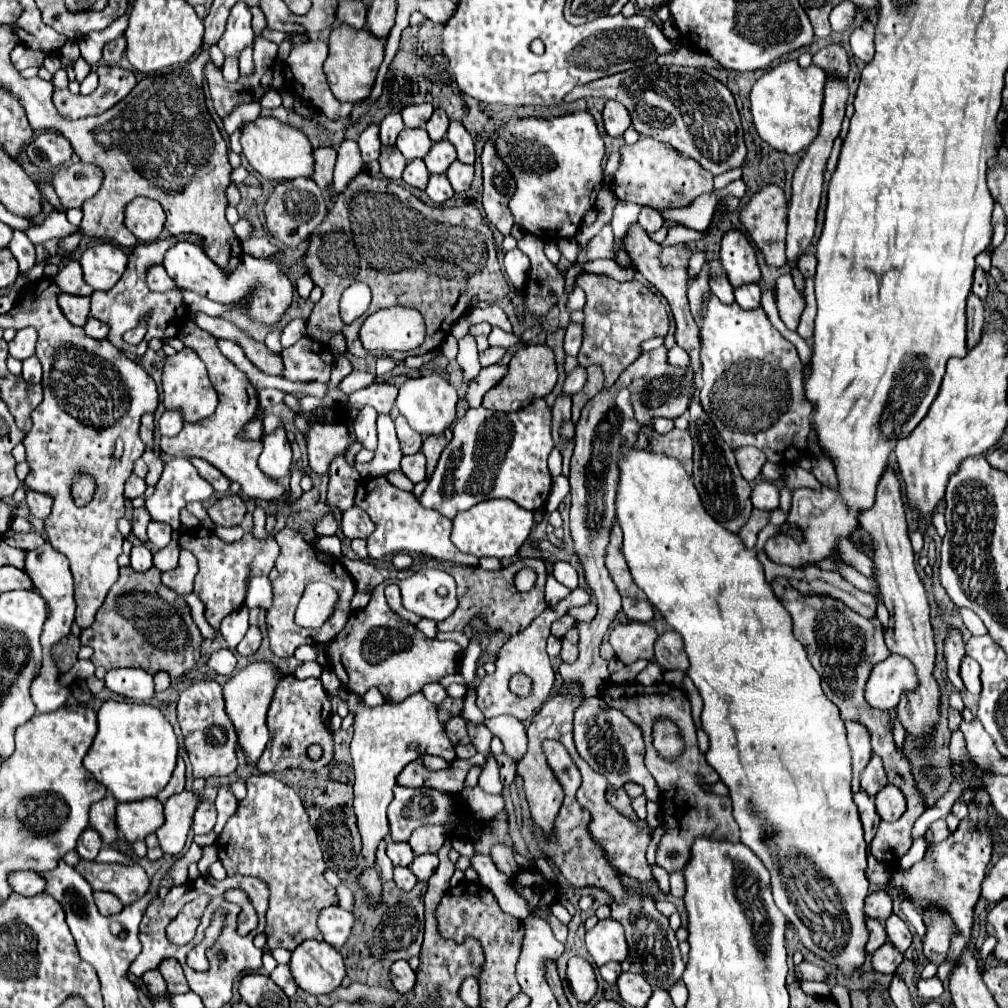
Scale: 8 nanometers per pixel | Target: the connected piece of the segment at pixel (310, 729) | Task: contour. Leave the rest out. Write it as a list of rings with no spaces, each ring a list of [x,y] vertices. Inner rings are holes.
[[[285,677],[271,701],[269,713],[267,713],[267,727],[271,733],[271,739],[255,763],[255,767],[261,773],[281,773],[285,769],[305,769],[305,771],[319,771],[327,763],[333,761],[333,735],[327,727],[331,715],[331,701],[329,695],[323,691],[321,681],[316,678],[297,680],[293,677]],[[311,743],[319,743],[323,747],[323,757],[319,761],[311,761],[307,757],[307,747]]]

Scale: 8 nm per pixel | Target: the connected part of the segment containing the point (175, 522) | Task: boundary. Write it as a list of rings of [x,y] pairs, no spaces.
[[[175,457],[175,459],[169,459],[165,463],[161,479],[155,485],[155,493],[145,499],[145,507],[151,513],[151,519],[169,523],[173,529],[179,529],[179,525],[181,525],[181,521],[179,521],[181,509],[185,509],[185,505],[191,503],[191,501],[207,501],[207,499],[213,497],[213,493],[215,491],[209,485],[209,481],[205,481],[185,457]]]

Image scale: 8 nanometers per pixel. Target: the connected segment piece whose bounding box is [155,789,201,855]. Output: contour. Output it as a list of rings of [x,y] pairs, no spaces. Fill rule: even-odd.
[[[181,791],[165,801],[165,823],[155,831],[163,853],[179,855],[185,847],[193,813],[201,799],[193,791]]]

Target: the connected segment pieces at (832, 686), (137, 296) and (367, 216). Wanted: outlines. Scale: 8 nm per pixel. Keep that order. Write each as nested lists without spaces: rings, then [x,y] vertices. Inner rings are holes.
[[[775,577],[771,581],[771,587],[773,587],[773,593],[779,597],[779,601],[783,603],[783,607],[791,613],[793,633],[805,645],[809,661],[813,663],[817,673],[823,677],[821,685],[823,685],[825,695],[839,707],[843,721],[863,723],[871,731],[871,735],[873,735],[871,737],[873,753],[883,759],[887,781],[895,787],[899,787],[907,797],[907,811],[903,813],[903,817],[893,821],[891,825],[881,821],[881,825],[877,829],[877,835],[871,843],[871,851],[869,851],[877,861],[881,861],[881,863],[885,863],[887,867],[893,869],[893,867],[899,865],[899,859],[913,845],[911,829],[913,829],[917,817],[927,809],[927,805],[925,805],[923,795],[915,787],[915,777],[911,773],[911,763],[907,761],[903,749],[899,749],[893,741],[889,713],[869,707],[865,697],[863,697],[865,683],[867,683],[867,677],[869,677],[871,669],[889,655],[889,649],[885,647],[885,641],[883,641],[883,625],[877,617],[871,617],[871,619],[861,617],[859,613],[851,611],[843,601],[837,601],[833,597],[807,595],[805,599],[799,601],[799,591],[793,589],[789,579],[785,579],[785,577]]]
[[[183,235],[183,237],[163,237],[163,239],[157,239],[153,243],[143,243],[143,245],[137,245],[131,255],[129,255],[129,265],[123,273],[123,277],[115,283],[115,287],[111,287],[109,291],[93,291],[91,295],[91,317],[103,321],[109,325],[109,335],[107,339],[121,351],[127,351],[127,353],[133,353],[137,357],[141,357],[145,351],[147,351],[147,343],[157,337],[161,341],[167,341],[171,337],[177,337],[179,329],[183,327],[183,323],[187,321],[187,305],[183,303],[183,295],[181,295],[181,289],[175,287],[171,291],[165,291],[165,293],[153,293],[149,291],[147,287],[147,271],[149,267],[153,265],[161,265],[163,263],[163,253],[167,249],[167,245],[175,245],[179,241],[187,241],[187,243],[195,243],[195,245],[201,245],[201,237],[195,237],[195,235]],[[145,313],[151,315],[149,319],[149,329],[147,329],[147,335],[145,339],[139,343],[139,345],[127,345],[123,341],[123,333],[137,327],[139,323],[139,317],[143,317]]]
[[[359,173],[359,177],[355,177],[351,183],[349,183],[349,187],[345,189],[345,193],[343,195],[335,195],[335,191],[333,191],[333,185],[329,187],[329,191],[331,191],[331,195],[333,195],[333,201],[335,201],[335,205],[333,205],[333,209],[327,213],[327,217],[325,217],[325,221],[319,225],[319,229],[313,233],[313,237],[311,237],[311,241],[309,241],[309,249],[307,249],[307,255],[305,255],[305,263],[307,263],[307,267],[309,267],[309,275],[311,275],[311,279],[313,279],[313,283],[315,285],[319,285],[321,289],[323,289],[323,297],[321,297],[321,301],[319,303],[315,303],[315,307],[313,307],[313,311],[311,311],[311,315],[307,317],[307,335],[311,337],[311,339],[315,339],[315,341],[319,341],[319,343],[323,343],[323,345],[329,345],[331,343],[331,339],[335,337],[335,335],[343,335],[345,337],[345,341],[347,341],[347,353],[351,353],[351,355],[355,355],[355,357],[363,357],[363,345],[361,345],[361,341],[359,341],[359,327],[363,325],[363,317],[367,317],[367,315],[371,315],[373,311],[379,311],[379,309],[383,309],[383,307],[393,307],[393,305],[407,305],[407,307],[413,307],[413,309],[419,309],[419,313],[423,315],[423,319],[425,319],[425,325],[427,325],[427,337],[425,337],[425,343],[421,345],[421,347],[417,347],[415,351],[411,351],[411,355],[423,355],[423,353],[427,353],[427,351],[433,351],[433,349],[437,349],[443,341],[445,341],[445,337],[451,333],[449,329],[453,327],[453,323],[457,323],[457,319],[463,315],[463,313],[455,313],[457,309],[457,303],[459,303],[459,299],[461,297],[465,297],[465,301],[467,301],[467,309],[471,307],[471,301],[473,299],[477,299],[477,303],[479,301],[487,301],[487,303],[495,303],[495,301],[499,301],[499,299],[503,299],[507,293],[509,293],[509,283],[507,283],[507,279],[503,277],[503,273],[501,273],[501,267],[499,267],[499,261],[497,261],[497,251],[495,251],[495,239],[493,239],[493,231],[491,231],[491,227],[485,223],[485,219],[483,219],[483,215],[481,215],[481,211],[475,207],[475,205],[471,205],[471,203],[467,203],[467,205],[461,205],[461,207],[431,207],[431,205],[427,205],[427,203],[423,203],[423,201],[419,201],[415,195],[411,195],[403,185],[397,185],[395,181],[389,181],[389,179],[375,179],[375,177],[371,177],[369,173]],[[347,275],[359,275],[359,281],[363,281],[363,283],[367,283],[369,287],[371,287],[371,291],[373,291],[373,301],[371,301],[371,309],[363,315],[363,317],[359,317],[357,321],[353,321],[351,325],[345,325],[343,321],[341,321],[341,317],[339,317],[339,297],[341,297],[341,293],[355,281],[355,277],[347,277]]]

